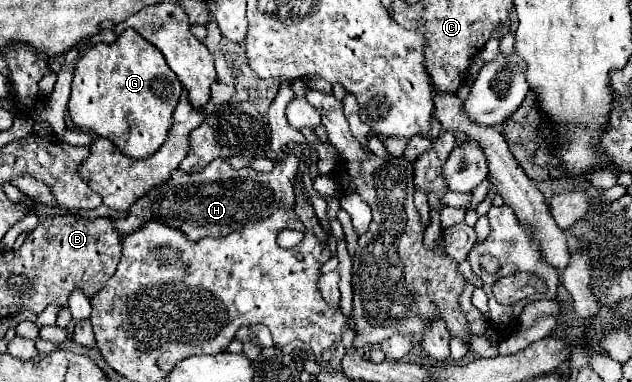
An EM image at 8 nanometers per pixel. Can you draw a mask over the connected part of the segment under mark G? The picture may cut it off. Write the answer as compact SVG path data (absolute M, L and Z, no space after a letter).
M126 30L116 38L114 44L96 44L76 62L68 112L76 130L88 130L94 136L112 140L126 156L146 158L166 142L168 128L172 126L172 112L180 96L182 82L170 70L162 52L144 40L136 30Z

